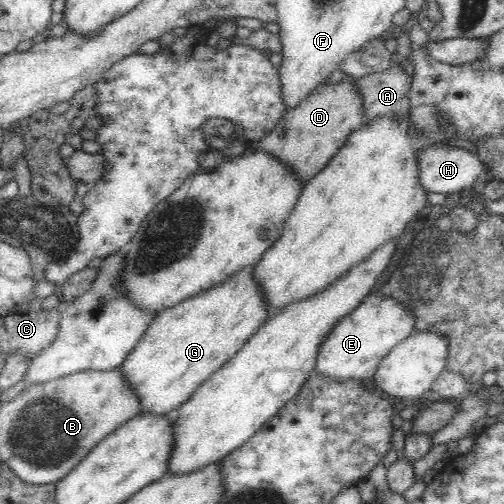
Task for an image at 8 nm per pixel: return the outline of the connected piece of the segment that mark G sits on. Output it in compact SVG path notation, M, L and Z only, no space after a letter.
M254 266L228 278L224 284L198 296L192 296L182 304L176 304L176 307L164 310L154 317L136 347L128 352L119 366L124 385L132 389L139 400L141 416L172 415L180 405L190 400L192 393L204 380L227 363L260 329L269 316L269 306L255 282L252 268Z

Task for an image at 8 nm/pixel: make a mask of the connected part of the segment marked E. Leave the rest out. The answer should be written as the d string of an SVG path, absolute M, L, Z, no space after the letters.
M378 292L367 295L352 312L336 320L332 331L321 342L316 352L316 362L312 372L326 375L338 383L346 381L361 381L372 378L376 366L396 344L411 336L414 331L414 315L398 300L390 296L382 296Z

